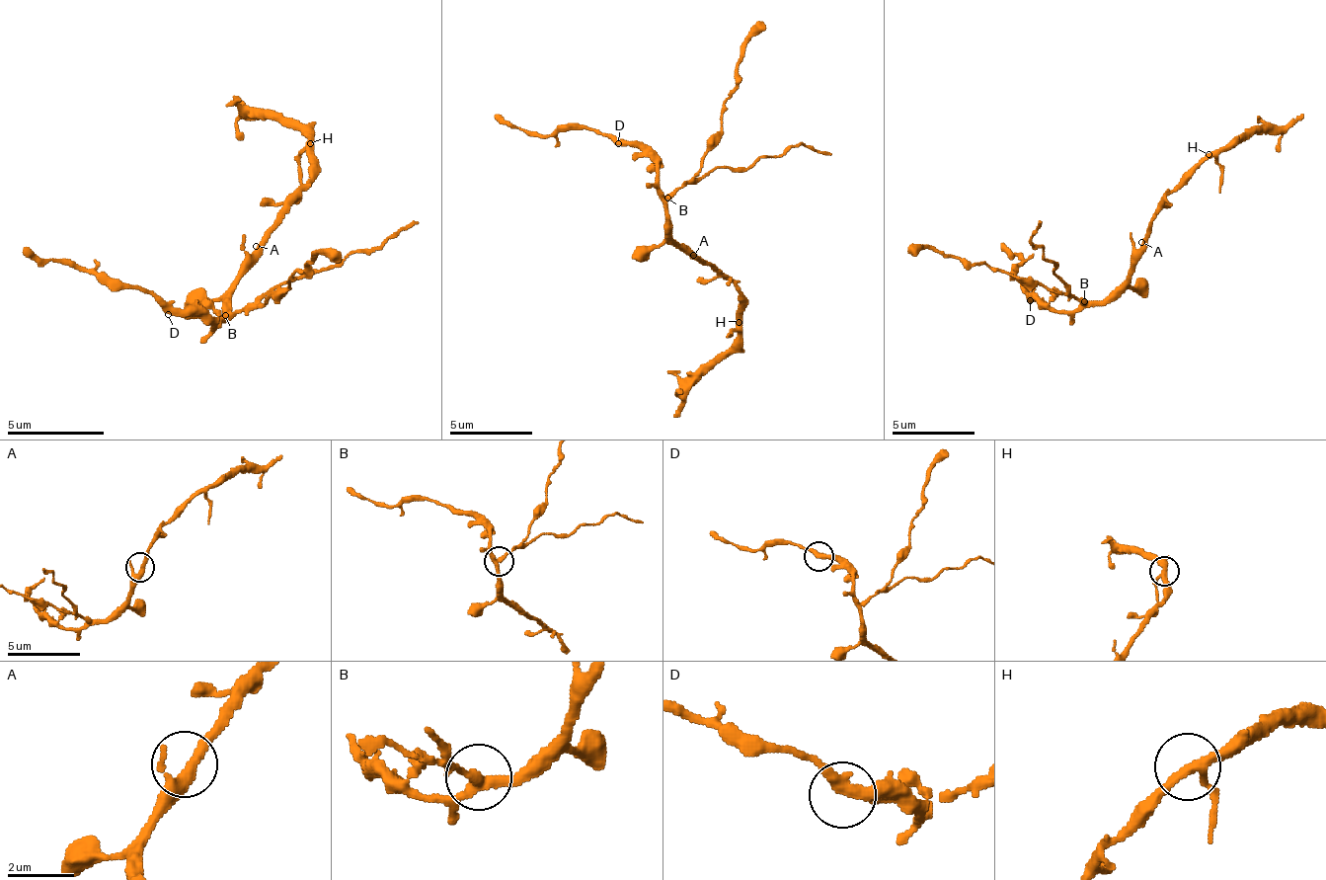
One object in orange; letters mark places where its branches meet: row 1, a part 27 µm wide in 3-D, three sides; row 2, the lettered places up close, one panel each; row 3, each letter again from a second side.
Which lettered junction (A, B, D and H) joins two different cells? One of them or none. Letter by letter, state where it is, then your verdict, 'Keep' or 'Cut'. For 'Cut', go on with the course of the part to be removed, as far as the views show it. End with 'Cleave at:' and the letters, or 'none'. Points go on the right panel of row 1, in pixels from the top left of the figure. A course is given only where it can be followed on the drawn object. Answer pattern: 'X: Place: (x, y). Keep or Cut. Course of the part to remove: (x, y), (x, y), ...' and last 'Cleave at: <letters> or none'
A: Place: (1141, 242). Keep
B: Place: (1084, 301). Cut. Course of the part to remove: (1083, 300), (1025, 287), (1013, 275), (992, 271), (983, 263), (942, 259), (909, 246)
D: Place: (1030, 300). Keep
H: Place: (1208, 154). Keep
Cleave at: B

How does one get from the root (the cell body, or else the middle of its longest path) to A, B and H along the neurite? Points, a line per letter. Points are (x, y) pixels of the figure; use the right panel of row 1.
A: (1126, 275), (1130, 271), (1130, 259), (1141, 246), (1141, 242)
B: (1126, 275), (1126, 280), (1100, 300), (1083, 300)
H: (1126, 275), (1130, 271), (1130, 259), (1146, 237), (1154, 208), (1208, 154)

